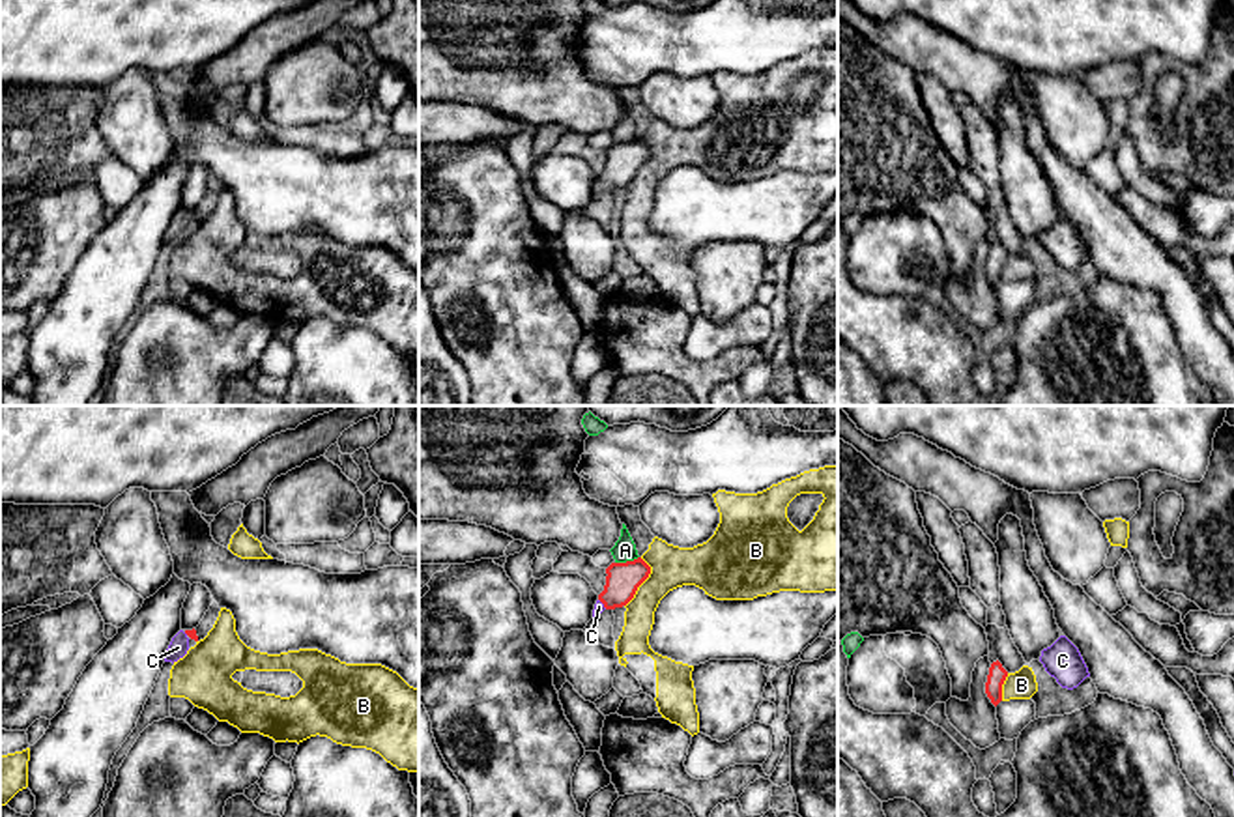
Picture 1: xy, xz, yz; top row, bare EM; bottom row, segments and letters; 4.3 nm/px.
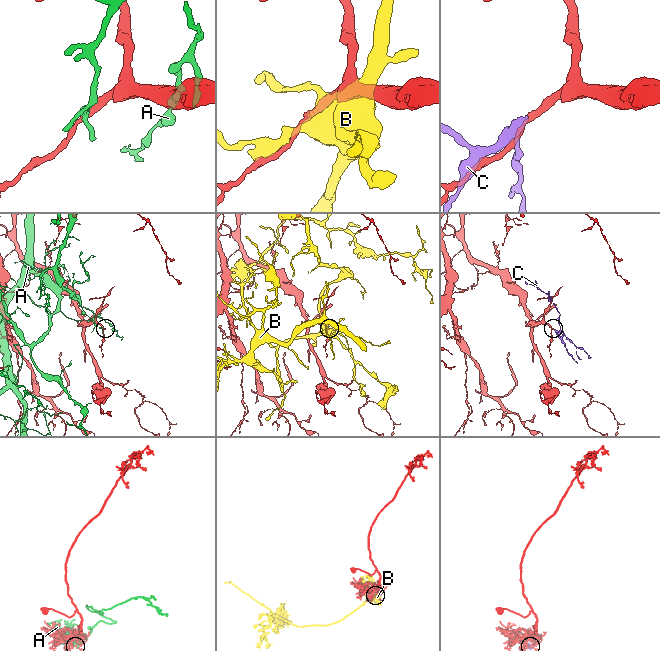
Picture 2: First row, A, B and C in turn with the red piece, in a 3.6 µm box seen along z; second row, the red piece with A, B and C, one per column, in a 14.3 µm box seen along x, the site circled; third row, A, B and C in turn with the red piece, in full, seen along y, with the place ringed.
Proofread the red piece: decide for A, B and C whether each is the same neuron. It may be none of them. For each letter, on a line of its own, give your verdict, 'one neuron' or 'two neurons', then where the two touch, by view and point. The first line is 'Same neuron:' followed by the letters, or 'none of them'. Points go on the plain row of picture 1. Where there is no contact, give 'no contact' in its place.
Same neuron: C
A: two neurons; meets red in xz at (627, 143)
B: two neurons; meets red in xz at (644, 161)
C: one neuron; meets red in xz at (602, 184)

